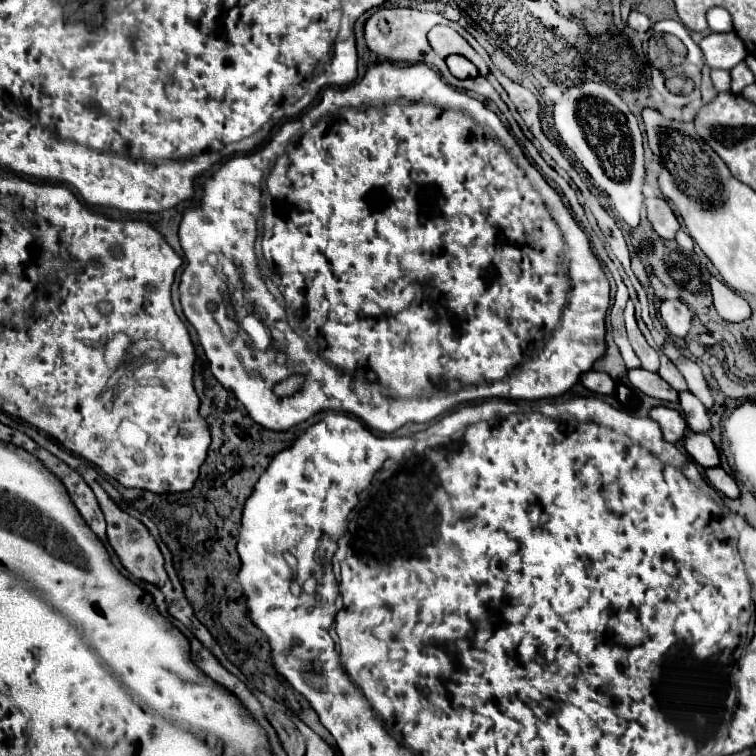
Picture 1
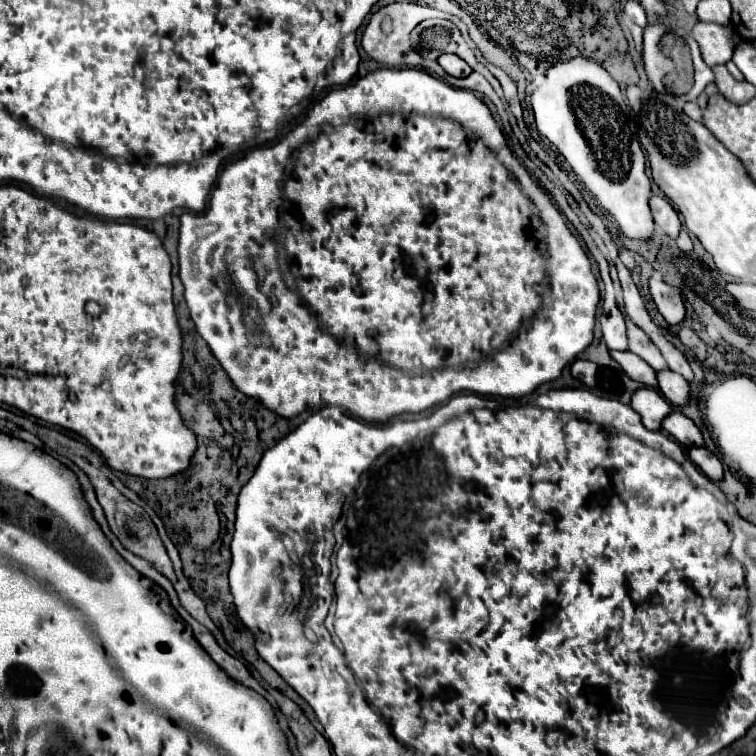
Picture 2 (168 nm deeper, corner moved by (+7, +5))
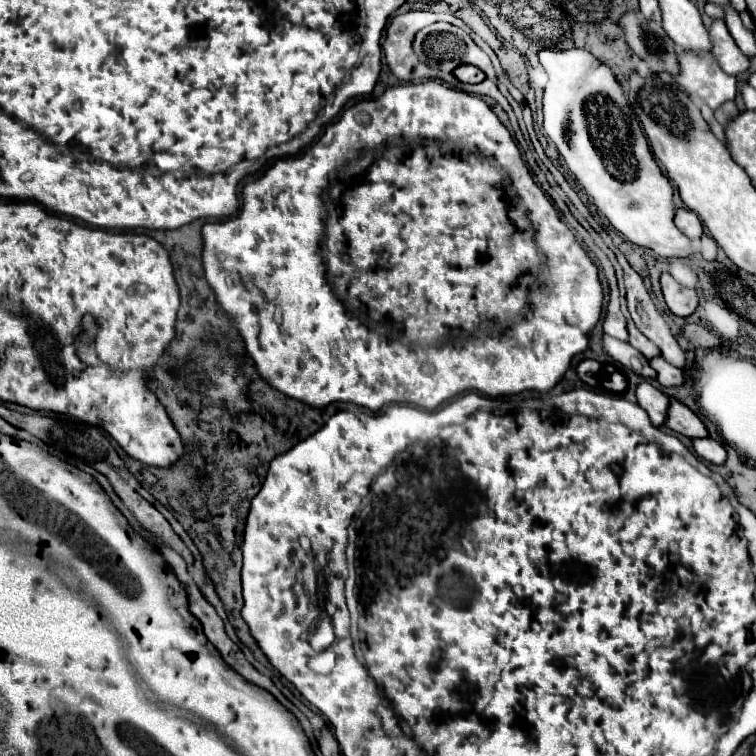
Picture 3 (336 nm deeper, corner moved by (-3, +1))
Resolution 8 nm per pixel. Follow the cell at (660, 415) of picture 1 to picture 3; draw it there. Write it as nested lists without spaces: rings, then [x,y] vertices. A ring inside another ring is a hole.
[[[640,382],[636,388],[636,396],[638,396],[638,404],[648,412],[654,426],[662,426],[668,414],[670,398],[650,382]]]

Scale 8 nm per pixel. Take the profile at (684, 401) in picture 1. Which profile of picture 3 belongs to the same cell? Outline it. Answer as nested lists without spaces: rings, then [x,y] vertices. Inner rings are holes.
[[[654,356],[648,360],[650,366],[656,370],[656,380],[662,386],[680,386],[684,384],[684,372],[670,362],[666,362],[662,356]]]

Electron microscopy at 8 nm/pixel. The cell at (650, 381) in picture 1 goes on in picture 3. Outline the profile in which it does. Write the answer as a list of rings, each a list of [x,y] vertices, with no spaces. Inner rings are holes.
[[[604,334],[602,336],[602,348],[622,366],[634,370],[636,374],[640,374],[644,378],[654,378],[654,370],[650,368],[648,360],[642,358],[642,354],[638,354],[638,350],[634,350],[628,342],[620,342],[618,338]]]

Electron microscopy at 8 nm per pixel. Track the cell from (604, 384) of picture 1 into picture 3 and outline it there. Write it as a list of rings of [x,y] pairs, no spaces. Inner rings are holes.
[[[582,360],[576,366],[576,374],[588,386],[596,386],[598,384],[598,372],[600,372],[600,368],[602,368],[602,364],[596,362],[596,360]]]

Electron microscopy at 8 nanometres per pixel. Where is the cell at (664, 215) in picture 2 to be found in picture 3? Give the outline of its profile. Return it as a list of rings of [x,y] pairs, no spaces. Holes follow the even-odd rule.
[[[686,208],[676,212],[676,226],[682,230],[682,234],[686,234],[694,242],[700,240],[700,236],[704,234],[704,226],[702,226],[700,218],[694,212],[686,210]]]

